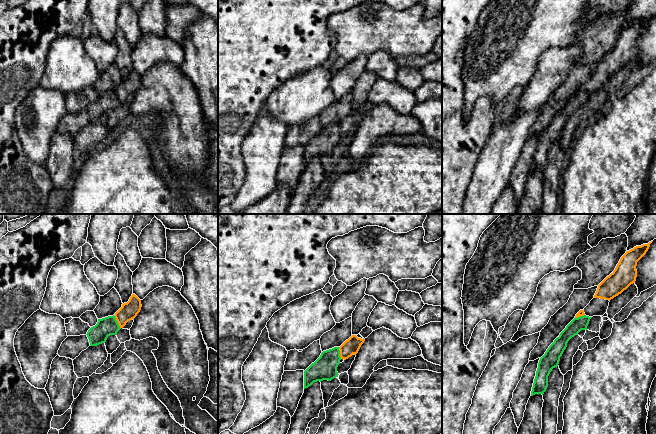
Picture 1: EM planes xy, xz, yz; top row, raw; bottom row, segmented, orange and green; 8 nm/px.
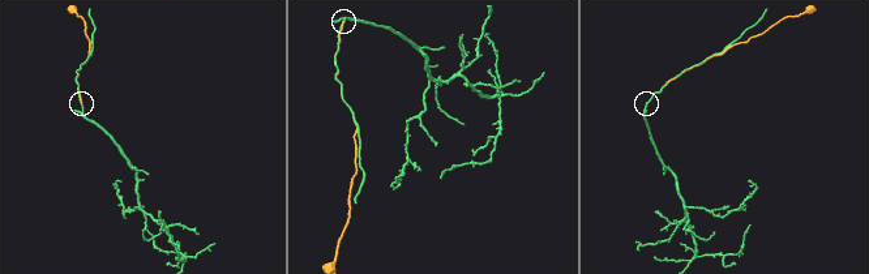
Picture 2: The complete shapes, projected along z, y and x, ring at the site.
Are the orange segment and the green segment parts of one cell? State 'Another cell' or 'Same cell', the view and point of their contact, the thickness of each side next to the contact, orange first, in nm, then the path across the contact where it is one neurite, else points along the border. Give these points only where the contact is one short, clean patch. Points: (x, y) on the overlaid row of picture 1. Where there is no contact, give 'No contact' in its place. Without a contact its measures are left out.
Another cell. Touches orange at xy (117, 321). Thickness 140 nm (orange) against 160 nm

